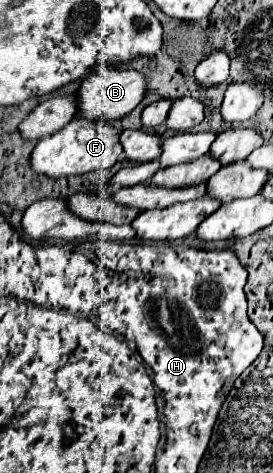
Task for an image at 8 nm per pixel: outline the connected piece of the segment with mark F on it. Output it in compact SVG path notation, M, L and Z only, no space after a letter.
M73 119L61 131L37 141L31 153L31 169L35 173L41 173L53 179L83 175L83 173L89 173L83 169L97 171L97 169L113 167L119 161L121 153L123 153L123 147L119 143L119 131L113 125L109 125L107 121L99 121L99 125L91 125L91 121Z

